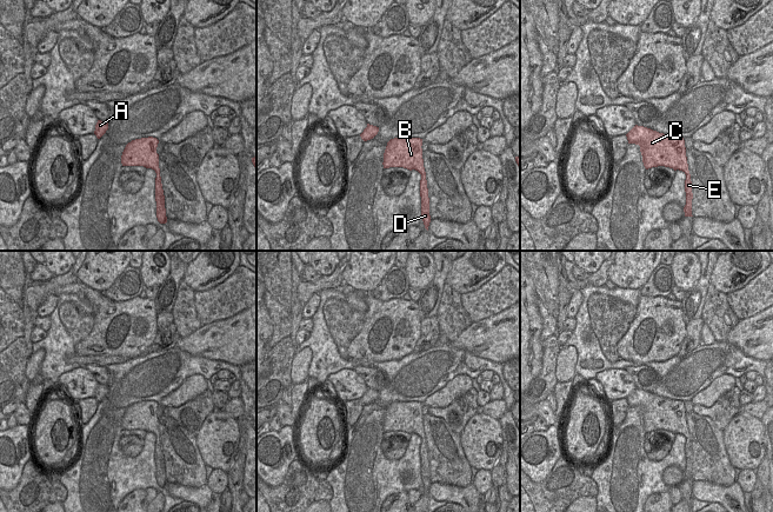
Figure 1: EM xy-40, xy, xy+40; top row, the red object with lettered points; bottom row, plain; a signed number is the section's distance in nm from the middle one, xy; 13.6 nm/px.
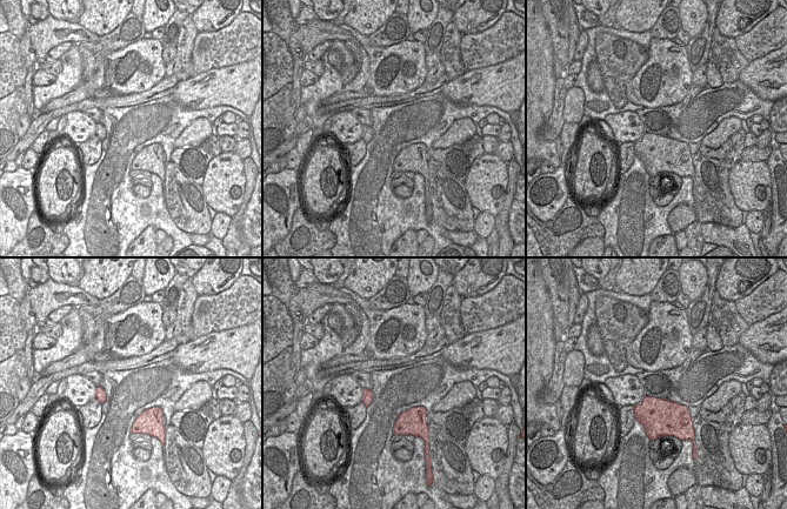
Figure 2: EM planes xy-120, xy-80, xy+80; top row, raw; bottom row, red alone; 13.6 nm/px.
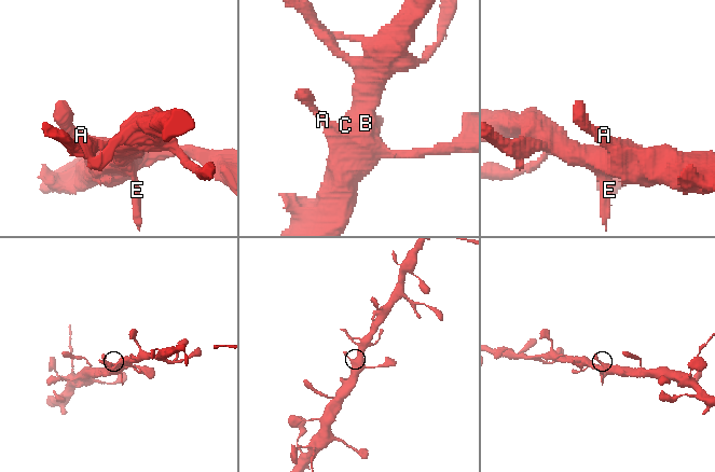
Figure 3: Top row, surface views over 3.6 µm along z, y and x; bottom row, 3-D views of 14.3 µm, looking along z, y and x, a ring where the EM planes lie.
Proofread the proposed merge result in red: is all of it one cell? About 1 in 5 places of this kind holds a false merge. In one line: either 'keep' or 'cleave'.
keep

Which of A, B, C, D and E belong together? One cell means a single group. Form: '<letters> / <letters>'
A B C D E

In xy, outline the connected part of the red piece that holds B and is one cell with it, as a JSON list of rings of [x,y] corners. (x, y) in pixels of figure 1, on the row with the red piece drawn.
[[[394,138],[387,142],[384,153],[384,168],[404,167],[409,171],[415,169],[421,174],[420,197],[421,197],[421,219],[428,231],[431,222],[429,198],[426,180],[426,172],[422,159],[422,139],[420,138]]]

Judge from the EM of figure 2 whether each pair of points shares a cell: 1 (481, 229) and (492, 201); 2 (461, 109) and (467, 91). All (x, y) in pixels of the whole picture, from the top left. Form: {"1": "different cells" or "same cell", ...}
{"1": "different cells", "2": "different cells"}

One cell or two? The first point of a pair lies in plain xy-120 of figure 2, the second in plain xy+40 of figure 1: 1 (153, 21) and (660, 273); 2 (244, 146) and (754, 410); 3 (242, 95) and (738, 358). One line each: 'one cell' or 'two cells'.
1: two cells
2: one cell
3: two cells

